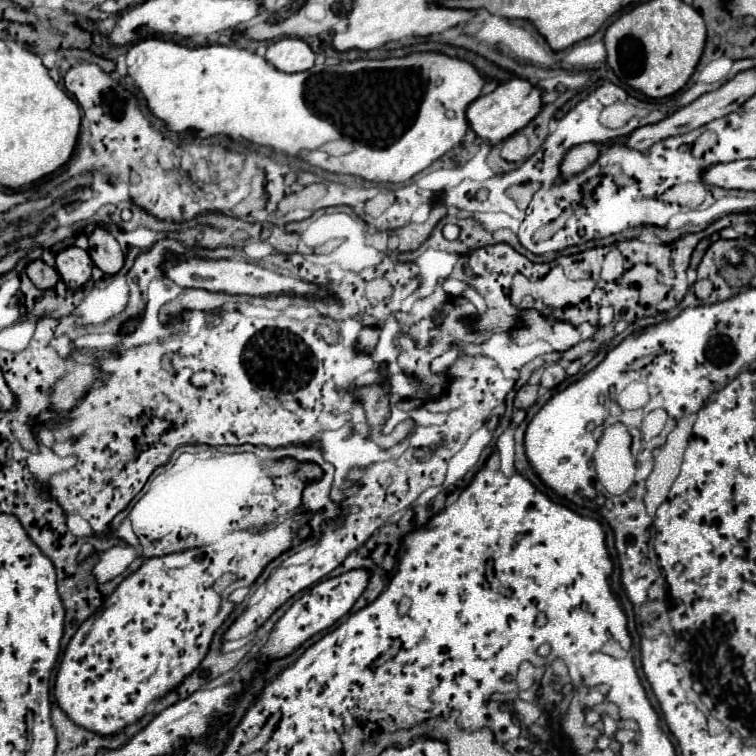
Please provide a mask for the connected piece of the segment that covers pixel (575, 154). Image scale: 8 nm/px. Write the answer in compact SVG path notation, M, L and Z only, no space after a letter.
M580 144L580 146L572 148L562 162L562 168L560 168L562 176L570 178L570 176L586 170L598 158L598 152L600 152L598 144Z

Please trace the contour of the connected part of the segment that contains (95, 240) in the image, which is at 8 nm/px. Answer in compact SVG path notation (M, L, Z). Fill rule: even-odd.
M96 226L92 234L88 236L88 254L92 262L106 274L116 274L124 264L124 252L120 250L120 244L116 238L104 228Z

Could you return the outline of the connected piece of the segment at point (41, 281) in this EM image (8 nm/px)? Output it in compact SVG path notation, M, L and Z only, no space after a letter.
M42 260L30 262L28 268L26 268L26 274L34 282L34 286L40 288L40 290L54 288L56 282L58 282L58 272L52 266L48 266L46 262L42 262Z

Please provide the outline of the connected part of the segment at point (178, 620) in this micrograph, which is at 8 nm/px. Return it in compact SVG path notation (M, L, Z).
M288 518L284 524L262 534L238 530L216 544L144 560L144 564L134 574L126 576L112 596L106 598L104 606L94 612L72 636L56 674L54 696L58 706L66 712L66 716L70 716L70 720L74 720L74 724L94 730L100 736L110 736L140 720L150 702L178 688L180 682L202 662L216 628L234 608L234 604L228 602L230 592L240 586L254 584L264 566L292 546L292 536L292 520Z

